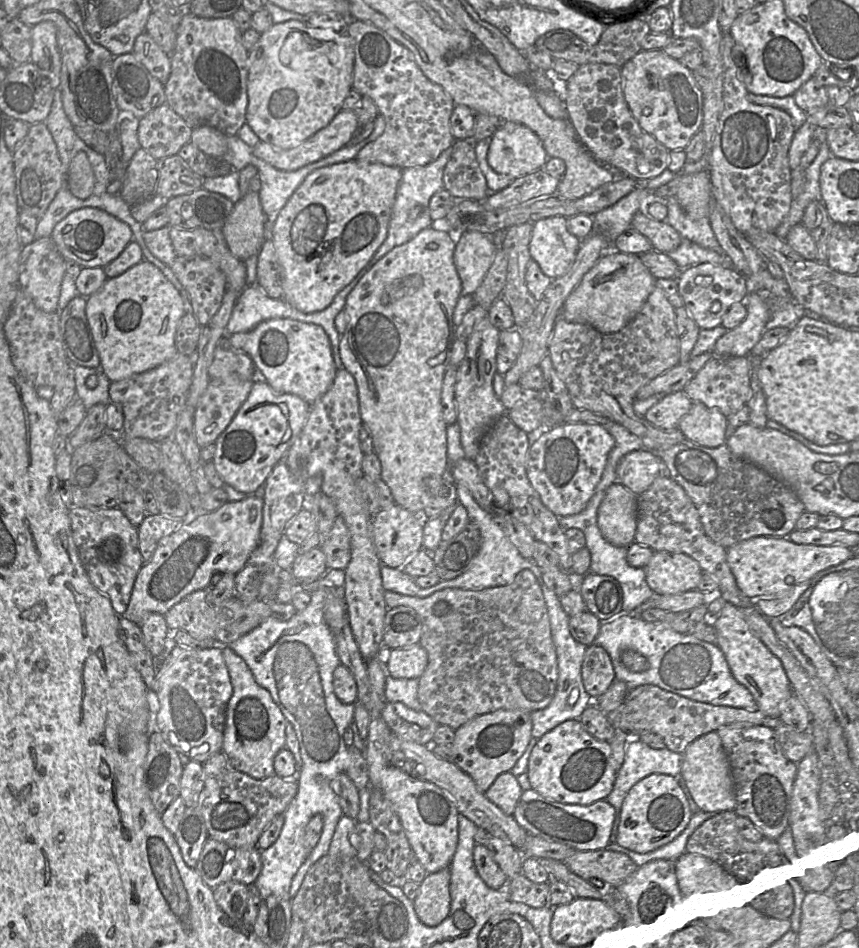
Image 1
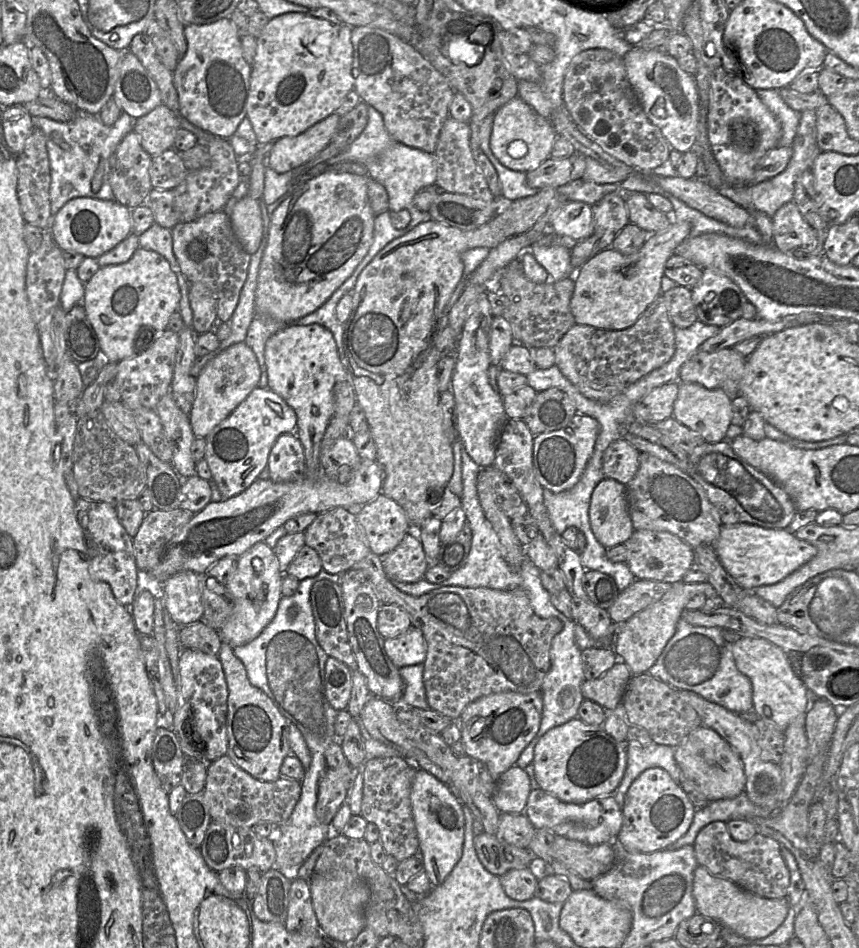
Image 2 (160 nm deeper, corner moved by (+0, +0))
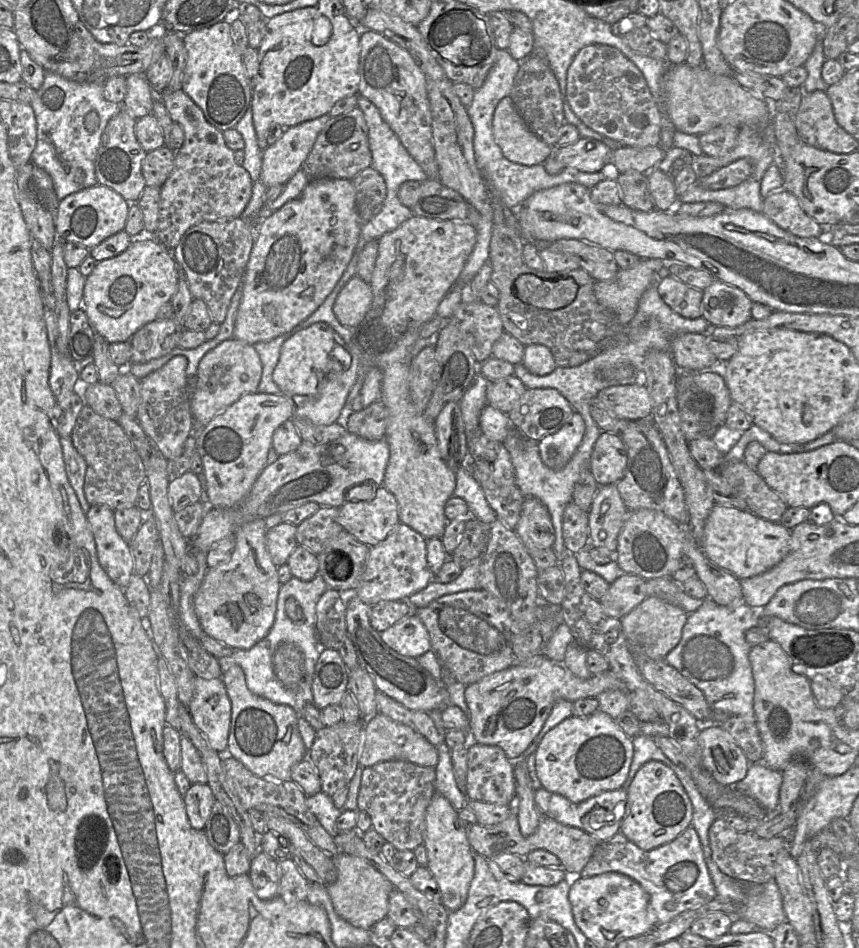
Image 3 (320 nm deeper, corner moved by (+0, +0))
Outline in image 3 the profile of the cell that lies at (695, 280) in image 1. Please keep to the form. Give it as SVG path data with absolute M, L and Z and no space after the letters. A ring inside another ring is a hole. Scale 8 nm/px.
M715 280L703 290L701 317L714 326L737 327L752 319L752 305L744 291Z

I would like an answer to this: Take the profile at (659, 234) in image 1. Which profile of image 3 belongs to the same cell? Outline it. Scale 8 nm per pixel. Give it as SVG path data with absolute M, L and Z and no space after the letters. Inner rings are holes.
M628 170L614 175L620 192L622 203L637 211L650 212L655 208L654 200L648 186L648 175L636 170Z

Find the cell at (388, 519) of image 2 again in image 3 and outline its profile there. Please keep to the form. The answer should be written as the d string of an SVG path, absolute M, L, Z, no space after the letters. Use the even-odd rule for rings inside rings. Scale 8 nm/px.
M383 485L378 486L372 501L345 502L338 522L358 541L373 547L400 523L397 500Z

